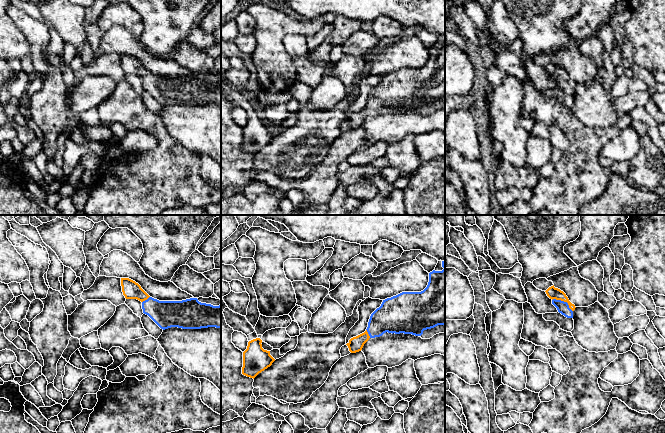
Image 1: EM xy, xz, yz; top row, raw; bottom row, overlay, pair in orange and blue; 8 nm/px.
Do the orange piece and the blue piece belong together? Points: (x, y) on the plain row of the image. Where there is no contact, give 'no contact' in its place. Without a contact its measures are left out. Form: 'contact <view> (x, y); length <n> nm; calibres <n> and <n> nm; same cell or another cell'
contact yz (564, 77); length 190 nm; calibres 100 and 90 nm; same cell

